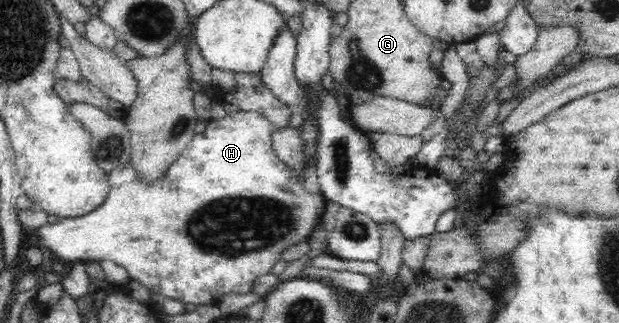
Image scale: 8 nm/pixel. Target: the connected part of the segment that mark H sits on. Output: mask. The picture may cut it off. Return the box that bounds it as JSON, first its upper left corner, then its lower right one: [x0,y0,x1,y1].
[36,111,326,307]

